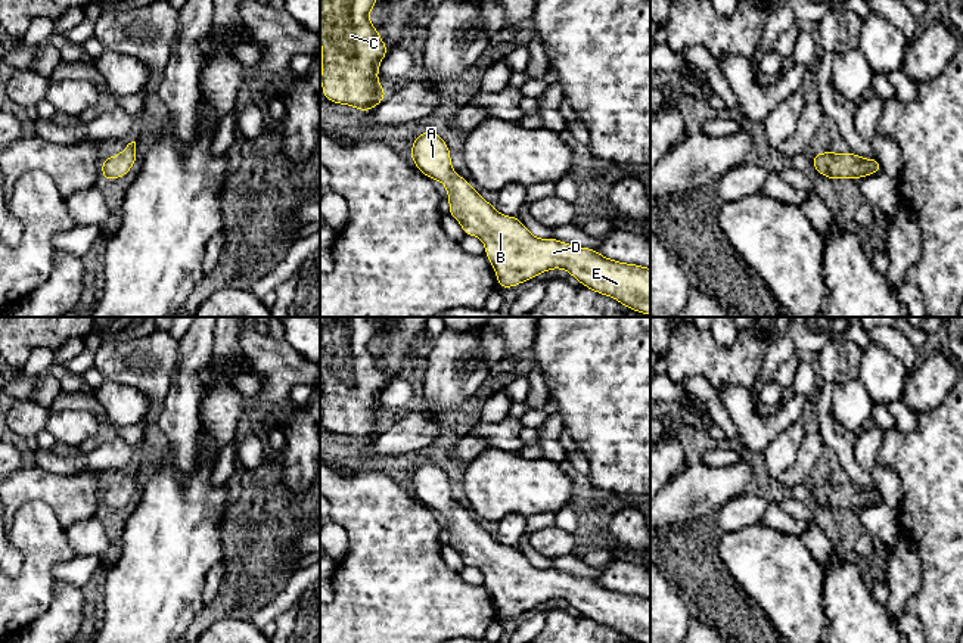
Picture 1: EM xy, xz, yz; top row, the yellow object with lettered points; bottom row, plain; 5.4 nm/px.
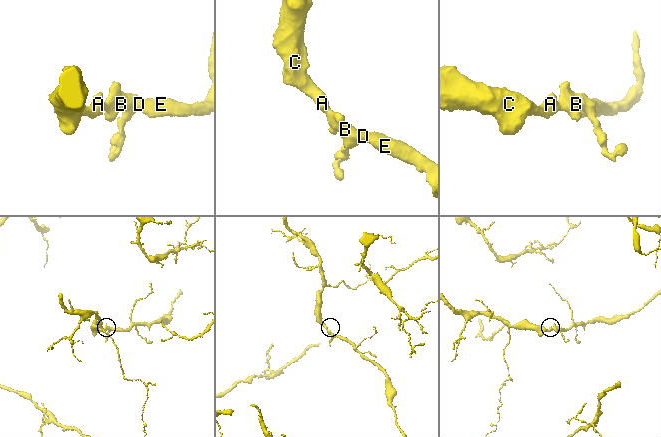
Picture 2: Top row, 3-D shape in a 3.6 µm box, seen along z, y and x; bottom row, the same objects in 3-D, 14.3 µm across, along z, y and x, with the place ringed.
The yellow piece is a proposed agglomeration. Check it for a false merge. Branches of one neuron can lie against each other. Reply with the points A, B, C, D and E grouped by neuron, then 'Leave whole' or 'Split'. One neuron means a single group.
Groups: A B C D E. Leave whole

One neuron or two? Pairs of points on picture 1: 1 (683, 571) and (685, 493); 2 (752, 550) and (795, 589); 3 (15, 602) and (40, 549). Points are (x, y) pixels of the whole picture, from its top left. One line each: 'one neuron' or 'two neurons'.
1: one neuron
2: one neuron
3: one neuron

